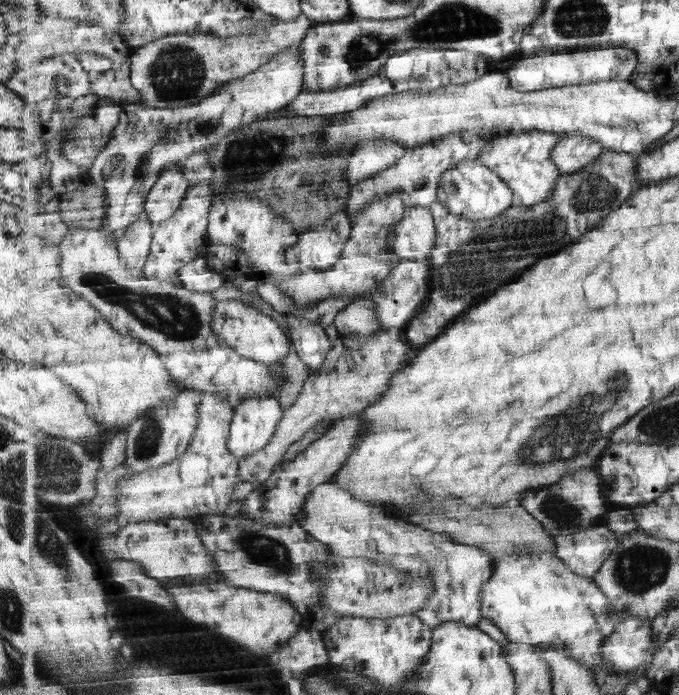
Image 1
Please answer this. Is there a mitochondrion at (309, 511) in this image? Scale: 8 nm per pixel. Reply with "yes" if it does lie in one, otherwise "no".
no

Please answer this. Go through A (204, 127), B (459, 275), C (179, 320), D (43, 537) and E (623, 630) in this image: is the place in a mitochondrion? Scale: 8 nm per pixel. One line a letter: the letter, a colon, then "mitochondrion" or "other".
A: mitochondrion
B: mitochondrion
C: mitochondrion
D: mitochondrion
E: other

